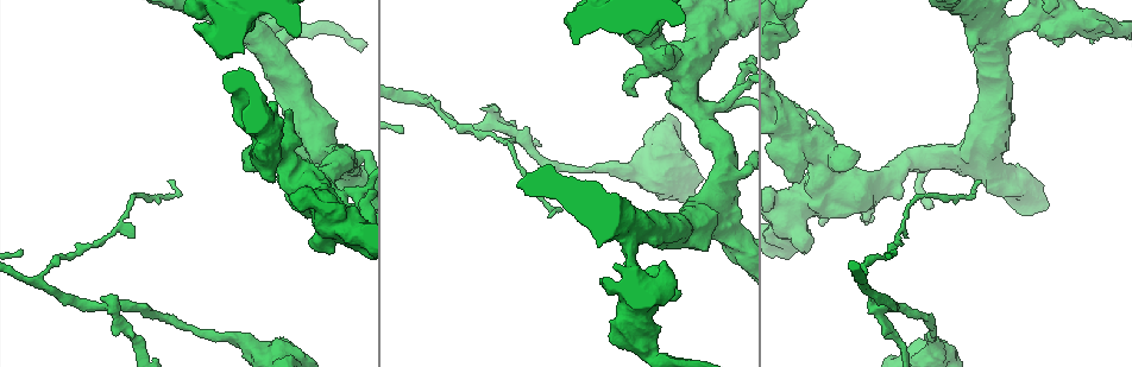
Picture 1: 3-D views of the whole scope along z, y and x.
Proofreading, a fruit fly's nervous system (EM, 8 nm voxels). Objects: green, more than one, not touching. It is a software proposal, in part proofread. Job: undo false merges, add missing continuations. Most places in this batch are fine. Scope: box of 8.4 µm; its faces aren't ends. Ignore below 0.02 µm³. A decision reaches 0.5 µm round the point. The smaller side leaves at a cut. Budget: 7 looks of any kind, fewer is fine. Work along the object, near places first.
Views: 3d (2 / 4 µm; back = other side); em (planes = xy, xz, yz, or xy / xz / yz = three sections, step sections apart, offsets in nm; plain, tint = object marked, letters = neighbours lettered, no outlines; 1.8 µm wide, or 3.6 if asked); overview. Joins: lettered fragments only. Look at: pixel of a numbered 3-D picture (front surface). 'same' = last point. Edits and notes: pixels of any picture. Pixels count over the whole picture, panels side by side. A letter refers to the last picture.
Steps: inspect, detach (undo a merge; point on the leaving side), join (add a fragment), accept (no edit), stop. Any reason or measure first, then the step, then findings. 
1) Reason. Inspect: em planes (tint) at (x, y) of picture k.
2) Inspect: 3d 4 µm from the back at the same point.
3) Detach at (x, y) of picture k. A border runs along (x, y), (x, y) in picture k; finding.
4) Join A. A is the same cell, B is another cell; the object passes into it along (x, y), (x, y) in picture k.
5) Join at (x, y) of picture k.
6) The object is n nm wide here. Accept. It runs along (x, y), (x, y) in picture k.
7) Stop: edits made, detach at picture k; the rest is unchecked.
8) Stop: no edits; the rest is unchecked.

Branch stops here. Inspect: em xy step 8 (tint) at (659, 327) of picture 1.

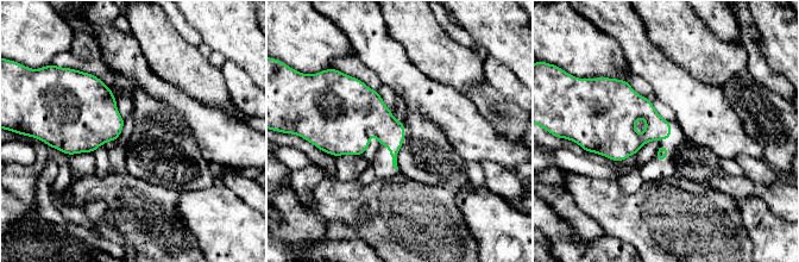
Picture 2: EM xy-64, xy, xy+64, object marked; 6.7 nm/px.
Another direction. Inspect: em planes (letters) at the same point.

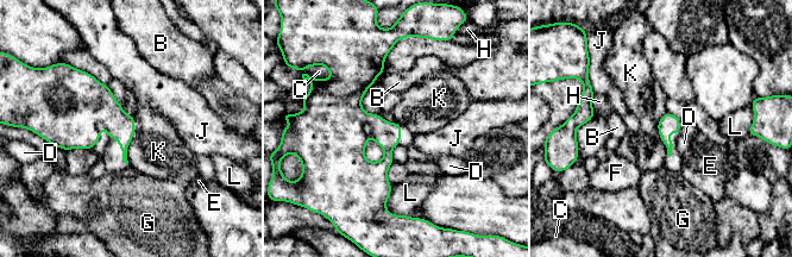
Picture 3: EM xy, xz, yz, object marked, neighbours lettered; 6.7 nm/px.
Accept. B, C, D, E, F, G, H, J, K and L are other cells; a border runs along (657, 125), (667, 156) in picture 3; no lettered fragment goes on from it.

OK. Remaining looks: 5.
Branch point. Inspect: em xy step 4 (tint) at (734, 92) of picture 1.

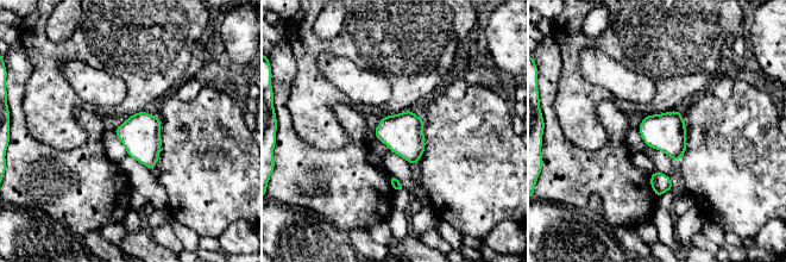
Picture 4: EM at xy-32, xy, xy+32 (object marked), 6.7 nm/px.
Inspect: em planes (letters) at the same point.

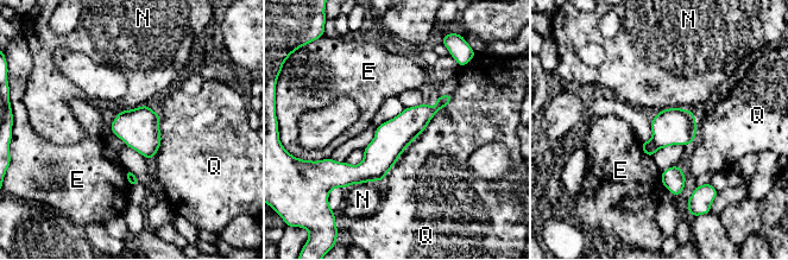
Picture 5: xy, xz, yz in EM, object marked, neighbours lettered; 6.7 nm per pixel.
The object is 240 nm wide here; the longest contact is with Q, 750 nm. Accept. E, N and Q are other cells; continuous, no second neuron.

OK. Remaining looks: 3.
Sudden change in width. Inspect: em 3.6 µm planes (tint) at (783, 201) of picture 1.

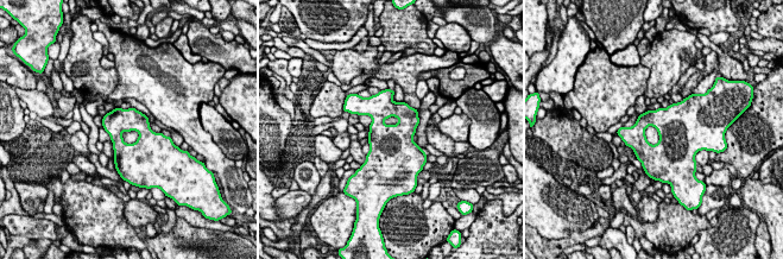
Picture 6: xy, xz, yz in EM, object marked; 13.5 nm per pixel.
Inspect: em 3.6 µm planes (letters) at the same point.

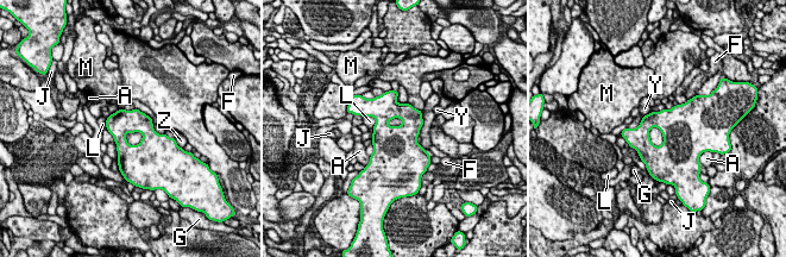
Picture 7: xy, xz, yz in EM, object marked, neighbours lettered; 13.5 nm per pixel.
The object is 360 nm wide here. Accept. A, F, G, J, L, M, Y and Z are other cells; a border runs along (651, 112), (642, 117) in picture 7; one neuron here.

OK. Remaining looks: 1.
Stop: no edits; the rest is unchecked.

